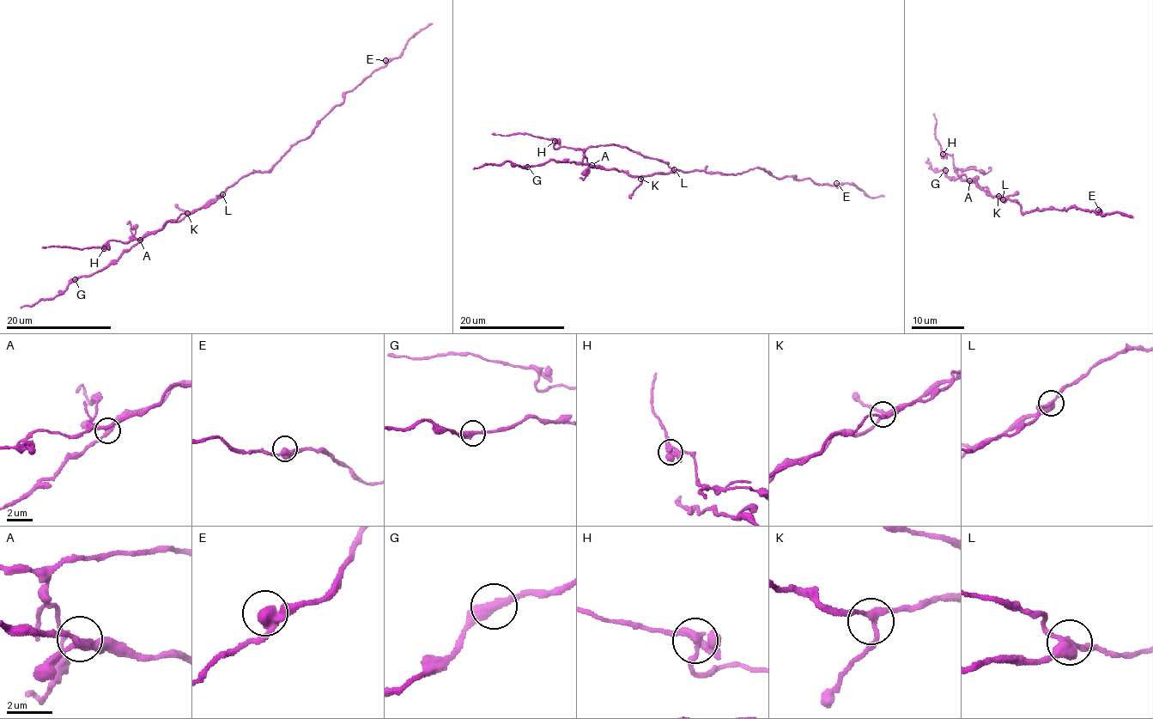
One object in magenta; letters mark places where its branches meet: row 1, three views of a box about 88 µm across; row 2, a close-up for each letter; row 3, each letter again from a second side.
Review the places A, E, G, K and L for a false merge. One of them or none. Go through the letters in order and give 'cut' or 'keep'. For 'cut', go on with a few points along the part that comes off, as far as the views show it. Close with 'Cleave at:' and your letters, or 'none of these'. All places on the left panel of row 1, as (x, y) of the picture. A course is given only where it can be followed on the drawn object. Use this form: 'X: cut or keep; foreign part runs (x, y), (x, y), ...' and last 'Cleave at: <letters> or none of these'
A: keep
E: keep
G: keep
K: keep
L: cut; foreign part runs (221, 194), (207, 207), (182, 214), (152, 234), (127, 242), (109, 240), (103, 247), (42, 248)
Cleave at: L

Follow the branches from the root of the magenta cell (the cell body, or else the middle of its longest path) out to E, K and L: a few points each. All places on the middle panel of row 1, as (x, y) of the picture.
E: (688, 172), (733, 174), (756, 168), (776, 177), (791, 176), (817, 183), (837, 185), (836, 183)
K: (688, 172), (656, 173), (640, 179)
L: (688, 172), (674, 168)

